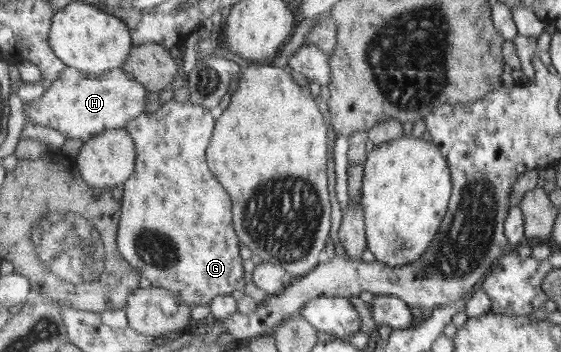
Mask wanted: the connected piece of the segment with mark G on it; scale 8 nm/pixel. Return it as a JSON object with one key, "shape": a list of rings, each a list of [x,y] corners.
{"shape":[[[172,100],[157,111],[139,115],[126,126],[136,142],[137,162],[136,171],[123,185],[118,248],[152,286],[177,293],[190,307],[210,305],[217,296],[233,294],[245,286],[242,240],[234,224],[233,202],[208,165],[208,148],[216,130],[217,115],[205,106]]]}

